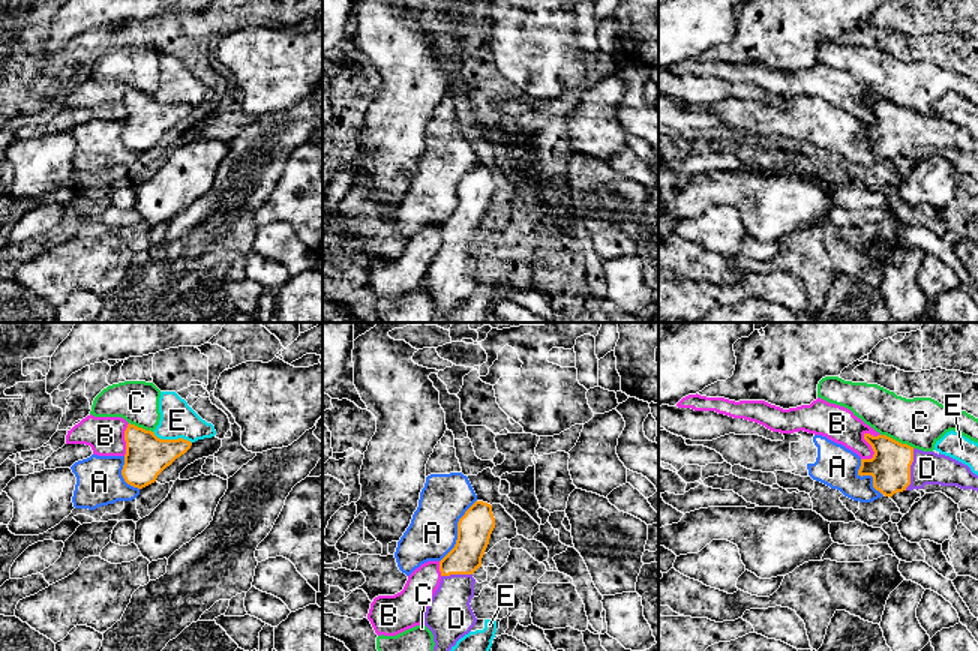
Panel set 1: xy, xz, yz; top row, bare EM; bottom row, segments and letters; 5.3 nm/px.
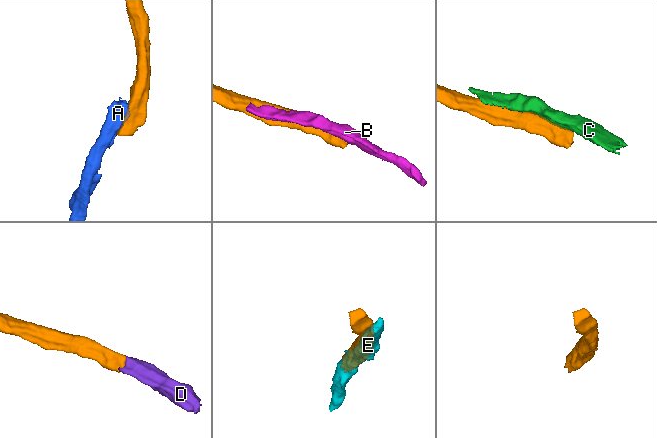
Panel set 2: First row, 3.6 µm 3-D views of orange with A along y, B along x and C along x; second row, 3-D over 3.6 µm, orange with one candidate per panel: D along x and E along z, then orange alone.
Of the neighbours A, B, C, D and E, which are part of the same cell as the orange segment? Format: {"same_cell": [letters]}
{"same_cell": ["D"]}

